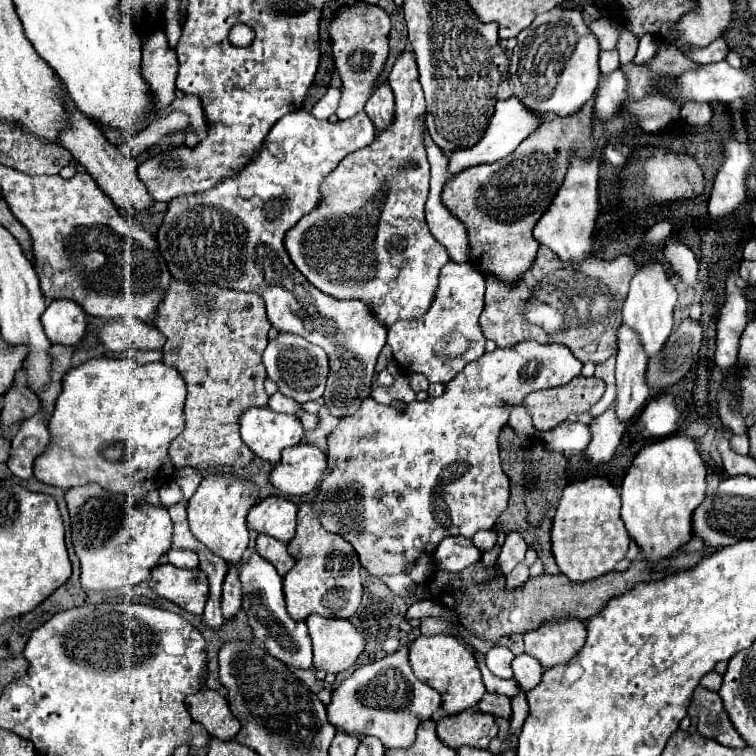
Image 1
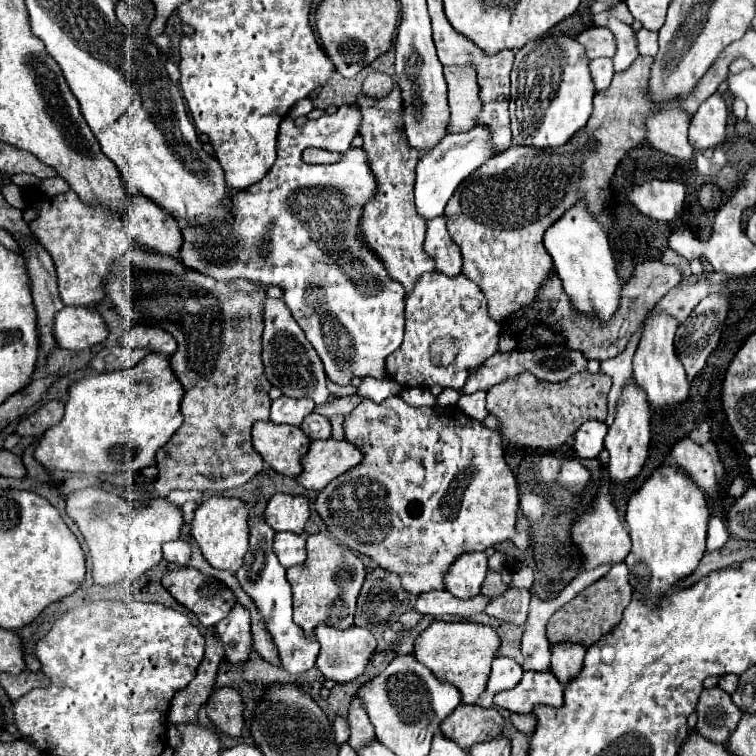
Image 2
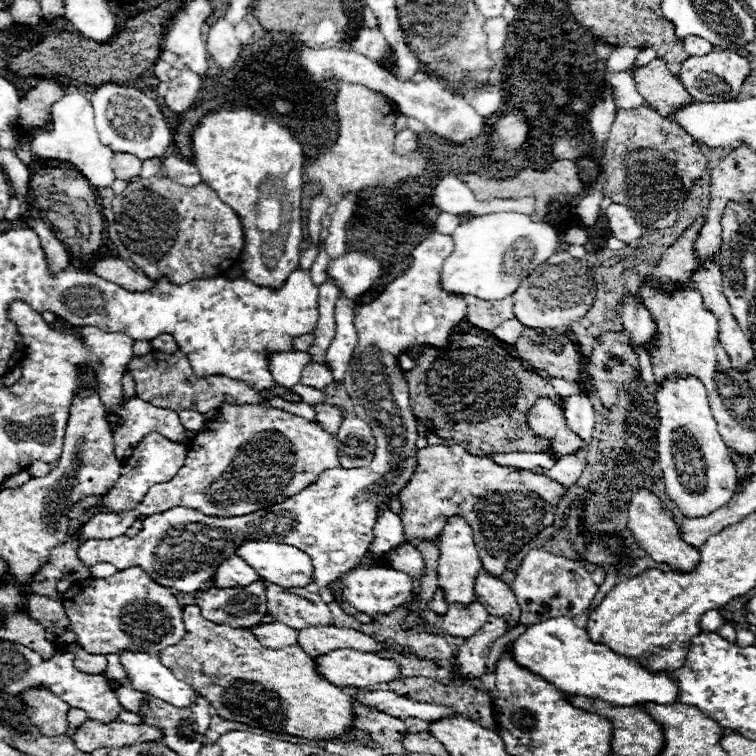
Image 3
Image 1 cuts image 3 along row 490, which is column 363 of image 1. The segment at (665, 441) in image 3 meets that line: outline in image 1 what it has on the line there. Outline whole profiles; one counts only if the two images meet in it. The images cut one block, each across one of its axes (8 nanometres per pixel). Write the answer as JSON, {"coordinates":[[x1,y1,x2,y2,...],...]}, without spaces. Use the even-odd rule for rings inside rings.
{"coordinates":[[400,648,394,654,388,654,382,660,376,660,372,664,360,666,350,678,346,678,334,692,332,692,332,704,328,706,328,720,338,728,354,736,376,736,386,748,410,748,416,740,416,728,420,722,430,720,434,712,440,710,442,696,428,684,420,682,408,662,408,648]]}

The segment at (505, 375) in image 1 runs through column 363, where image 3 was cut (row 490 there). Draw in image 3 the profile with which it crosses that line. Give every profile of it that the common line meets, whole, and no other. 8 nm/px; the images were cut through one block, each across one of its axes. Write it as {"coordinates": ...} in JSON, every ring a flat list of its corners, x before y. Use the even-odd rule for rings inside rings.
{"coordinates":[[434,444,434,446,426,446,418,450,418,468,412,480,408,482,408,486,400,492,400,502,402,502,400,518,404,524,406,542,434,540,442,532,450,516,458,514,466,518,474,530,474,544,478,548,482,568,488,570,492,576,502,576,510,556,520,552,532,540,532,536,536,536,542,528,554,524,556,504,566,494,566,490,568,490,566,486,550,480,548,476,534,474,530,470,498,466,488,456,468,454,462,446]]}

